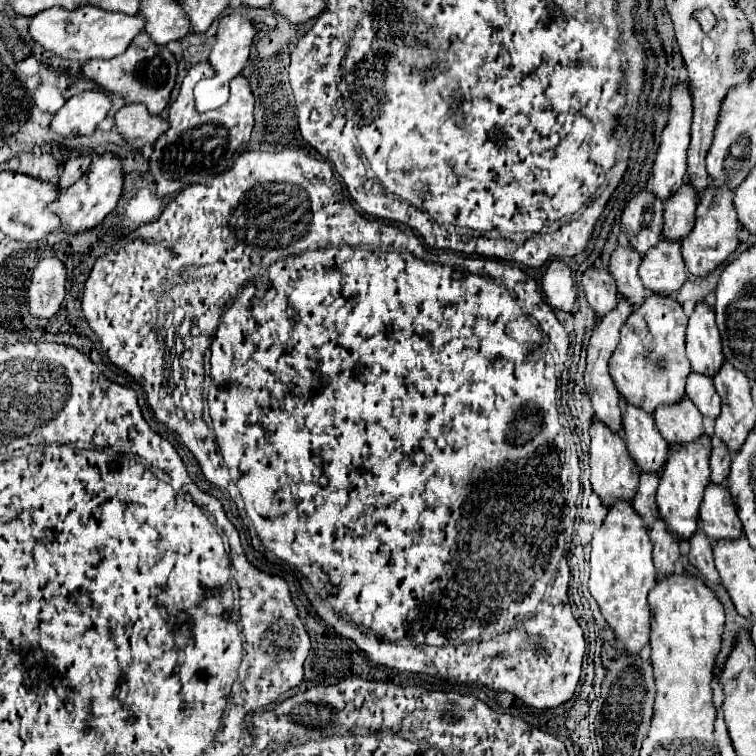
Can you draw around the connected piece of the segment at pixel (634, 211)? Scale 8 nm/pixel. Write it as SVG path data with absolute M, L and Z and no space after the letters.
M646 188L624 208L622 232L626 234L628 246L640 256L646 256L646 252L660 242L662 212L664 204L656 200L656 196L648 194Z

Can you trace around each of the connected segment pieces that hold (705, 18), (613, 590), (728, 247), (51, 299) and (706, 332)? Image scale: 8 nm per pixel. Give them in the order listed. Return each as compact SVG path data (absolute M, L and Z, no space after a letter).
M700 10L700 12L698 12L698 22L700 22L700 28L702 28L704 32L710 32L710 30L714 28L714 24L716 24L714 14L712 14L710 10Z
M616 502L604 524L594 532L590 554L590 580L588 590L618 642L626 654L636 656L648 646L650 636L650 608L646 602L648 592L654 588L658 576L652 564L652 544L642 518L634 512L630 502Z
M708 188L706 194L702 194L702 198L698 200L696 226L690 232L690 236L682 240L682 256L692 276L712 274L736 250L740 224L736 218L736 208L732 204L732 198L734 198L734 192L726 192L726 188Z
M44 258L32 274L28 288L28 308L36 318L52 318L66 294L66 266L58 258Z
M696 304L686 330L686 356L692 362L692 372L714 378L724 364L722 340L714 322L714 312L704 304Z

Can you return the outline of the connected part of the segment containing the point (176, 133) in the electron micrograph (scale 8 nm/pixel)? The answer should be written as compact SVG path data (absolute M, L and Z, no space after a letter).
M200 62L192 66L180 86L180 94L176 102L170 106L168 112L170 130L156 140L154 154L150 158L150 172L156 178L158 196L180 192L186 186L200 184L206 178L224 172L230 164L230 158L238 152L238 148L250 140L250 132L254 126L254 116L252 116L254 94L250 82L242 74L232 78L230 100L224 106L204 114L196 110L192 90L200 82L200 78L210 78L212 74L214 68L210 66L210 62Z

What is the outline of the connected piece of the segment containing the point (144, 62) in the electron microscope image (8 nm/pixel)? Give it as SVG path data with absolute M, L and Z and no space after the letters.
M140 32L124 54L108 60L90 60L82 66L82 74L98 82L104 90L122 94L126 102L142 102L150 114L160 114L168 106L176 82L176 58L166 46L154 44L146 32Z

